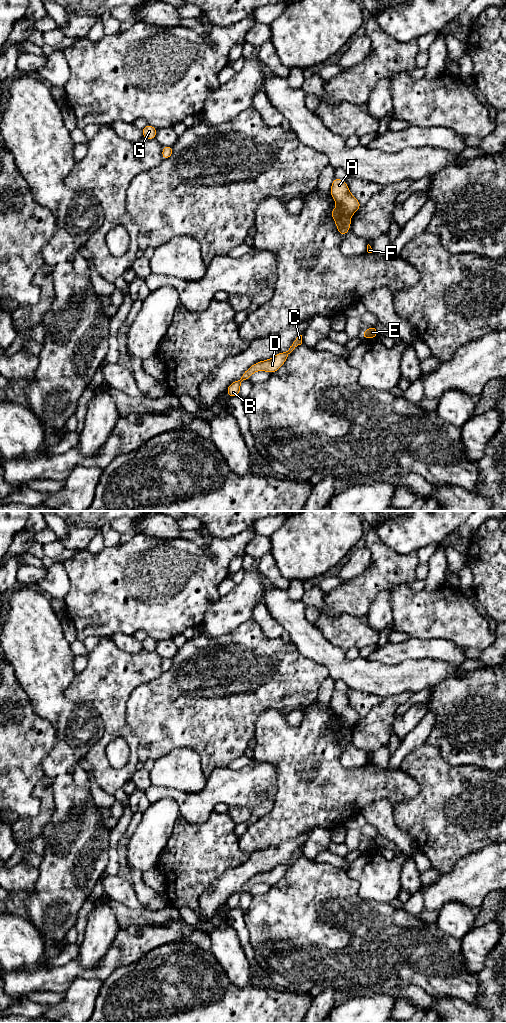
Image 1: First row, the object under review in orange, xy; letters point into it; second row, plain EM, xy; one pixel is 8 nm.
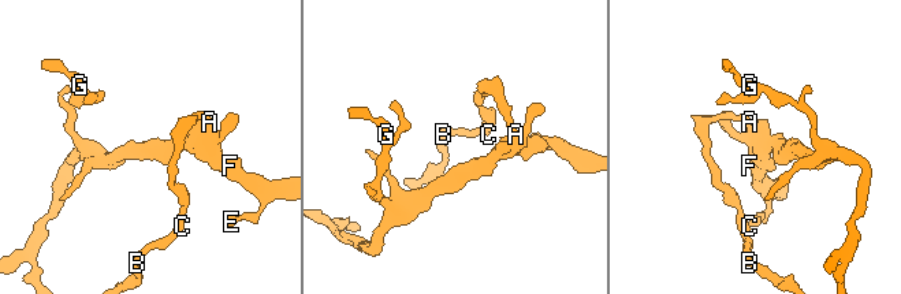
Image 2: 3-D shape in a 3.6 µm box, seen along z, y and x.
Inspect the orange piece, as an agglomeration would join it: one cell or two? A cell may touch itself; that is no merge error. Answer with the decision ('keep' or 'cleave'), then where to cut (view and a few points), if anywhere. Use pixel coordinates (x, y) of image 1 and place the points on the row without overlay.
cleave; cut xy (338, 715), (351, 727)

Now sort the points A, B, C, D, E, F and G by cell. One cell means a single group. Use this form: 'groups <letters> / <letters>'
groups A B C D / E F G

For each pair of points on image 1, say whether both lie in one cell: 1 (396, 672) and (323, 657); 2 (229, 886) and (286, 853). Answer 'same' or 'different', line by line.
1: same
2: same

